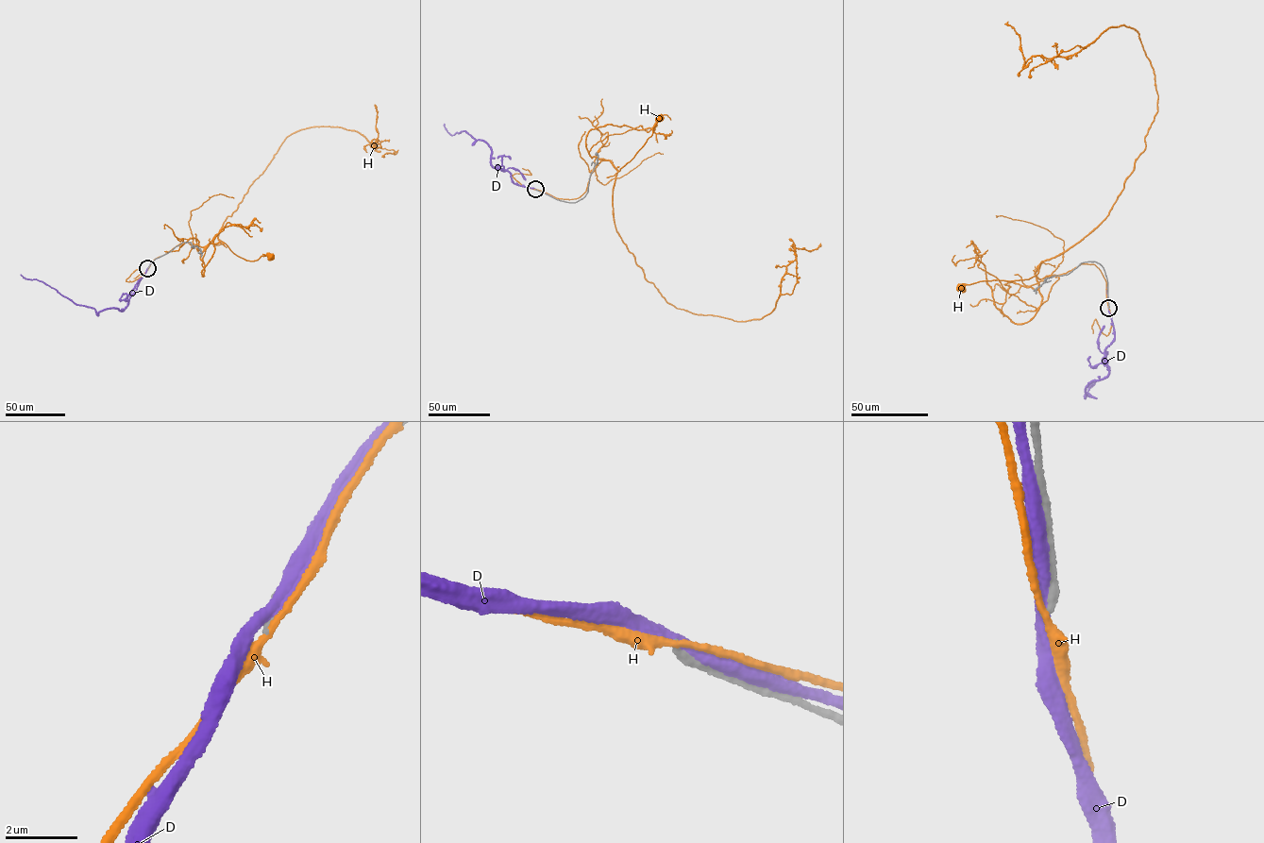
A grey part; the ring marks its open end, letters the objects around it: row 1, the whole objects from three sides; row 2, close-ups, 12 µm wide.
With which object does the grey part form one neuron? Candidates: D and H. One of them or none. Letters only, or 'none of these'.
none of these

